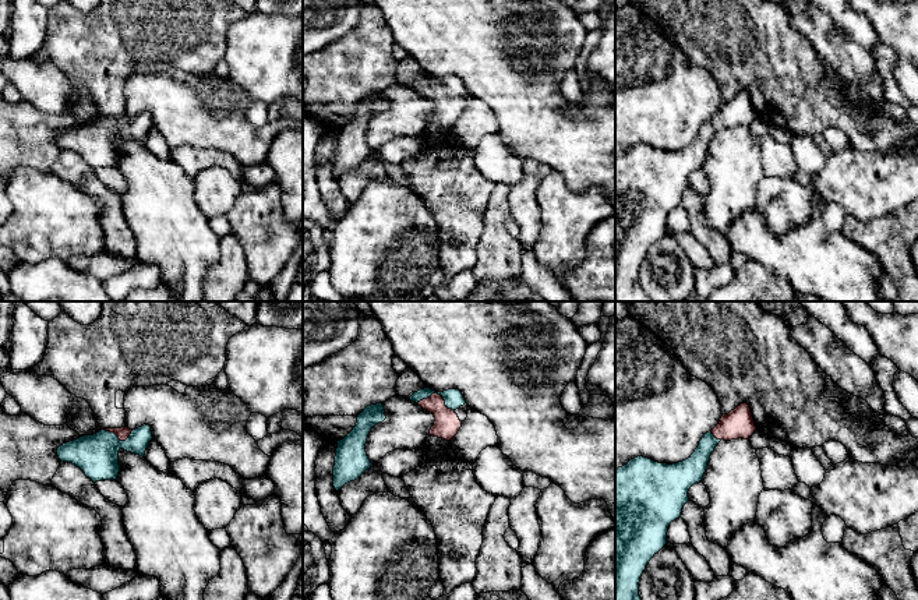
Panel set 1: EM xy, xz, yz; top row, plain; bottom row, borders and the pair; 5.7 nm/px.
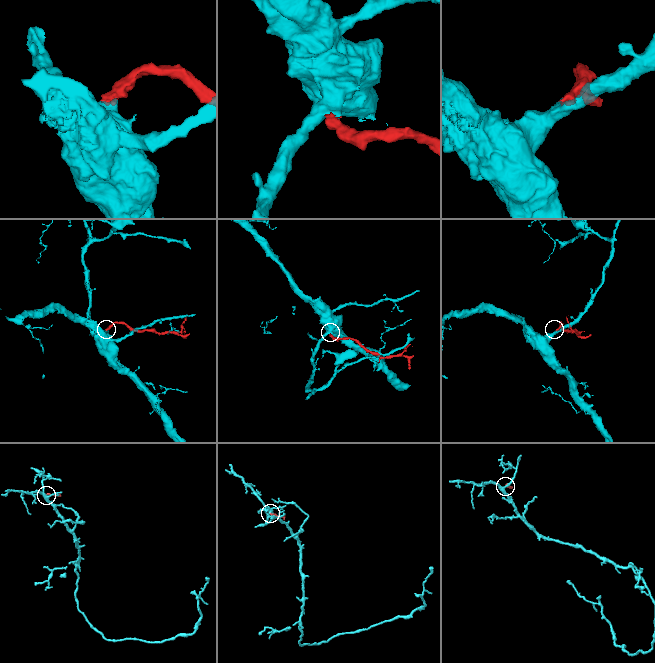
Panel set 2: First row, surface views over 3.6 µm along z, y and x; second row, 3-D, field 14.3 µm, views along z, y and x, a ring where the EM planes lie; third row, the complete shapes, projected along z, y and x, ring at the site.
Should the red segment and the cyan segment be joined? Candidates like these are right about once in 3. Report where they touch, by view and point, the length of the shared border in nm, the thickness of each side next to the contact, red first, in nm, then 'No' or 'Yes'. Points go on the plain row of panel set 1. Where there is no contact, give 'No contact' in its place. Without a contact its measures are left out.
Touches red at xz (437, 81). Shared border 220 nm. Thickness 150 nm (red) against 110 nm. Yes

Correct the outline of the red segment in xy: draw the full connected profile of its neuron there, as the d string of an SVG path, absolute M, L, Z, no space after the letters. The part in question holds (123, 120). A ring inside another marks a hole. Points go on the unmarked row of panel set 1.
M144 112L135 117L128 114L105 116L93 123L84 123L57 135L61 149L80 155L93 170L117 167L120 152L119 138L145 144L152 127L151 114Z

